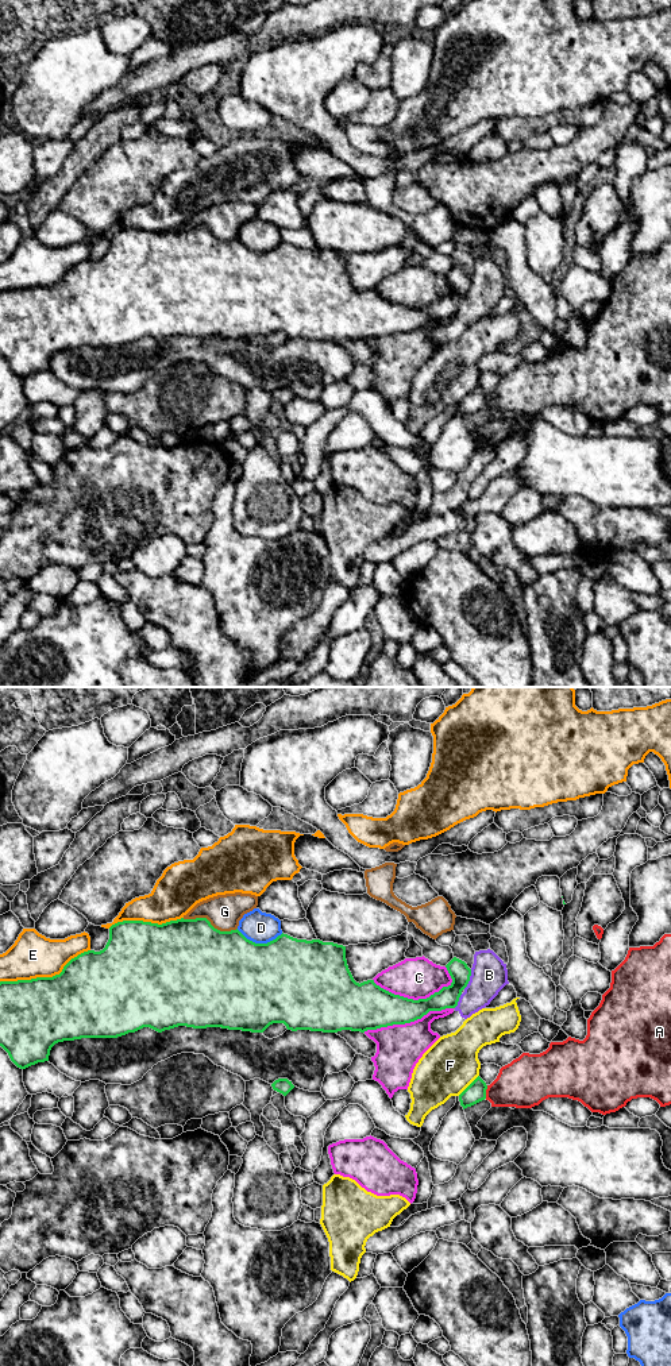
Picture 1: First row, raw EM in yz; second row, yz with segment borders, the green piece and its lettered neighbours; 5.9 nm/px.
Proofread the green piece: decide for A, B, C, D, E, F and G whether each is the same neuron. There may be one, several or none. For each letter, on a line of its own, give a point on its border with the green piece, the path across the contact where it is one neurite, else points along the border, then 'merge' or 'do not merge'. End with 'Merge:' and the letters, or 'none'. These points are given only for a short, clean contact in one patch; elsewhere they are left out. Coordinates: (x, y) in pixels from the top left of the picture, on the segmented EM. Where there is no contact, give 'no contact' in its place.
A: meets green in yz at (485, 1092); do not merge
B: meets green in yz at (469, 979); border along yz (471, 969), (469, 983), (463, 988); do not merge
C: meets green in yz at (412, 999); do not merge
D: meets green in yz at (259, 944); do not merge
E: meets green in yz at (45, 977); do not merge
F: meets green in yz at (469, 1085); do not merge
G: meets green in yz at (209, 922); do not merge
Merge: none

